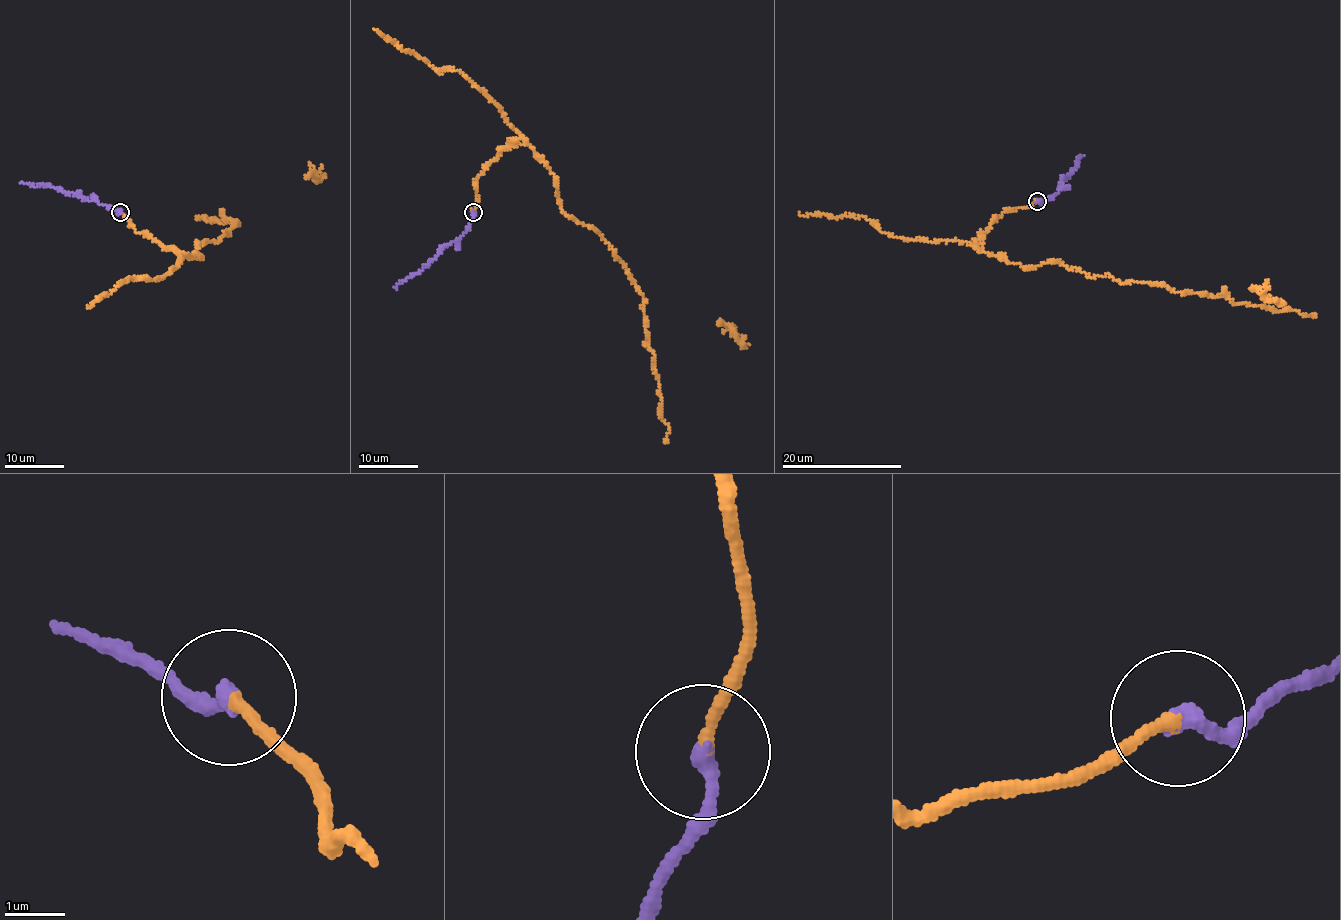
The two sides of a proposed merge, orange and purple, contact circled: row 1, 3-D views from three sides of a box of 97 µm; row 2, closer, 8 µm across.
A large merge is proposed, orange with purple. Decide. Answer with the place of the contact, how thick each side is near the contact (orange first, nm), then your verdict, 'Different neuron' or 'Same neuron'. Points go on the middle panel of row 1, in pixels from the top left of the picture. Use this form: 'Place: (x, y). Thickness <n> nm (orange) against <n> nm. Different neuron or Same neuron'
Place: (473, 212). Thickness 190 nm (orange) against 280 nm. Same neuron

